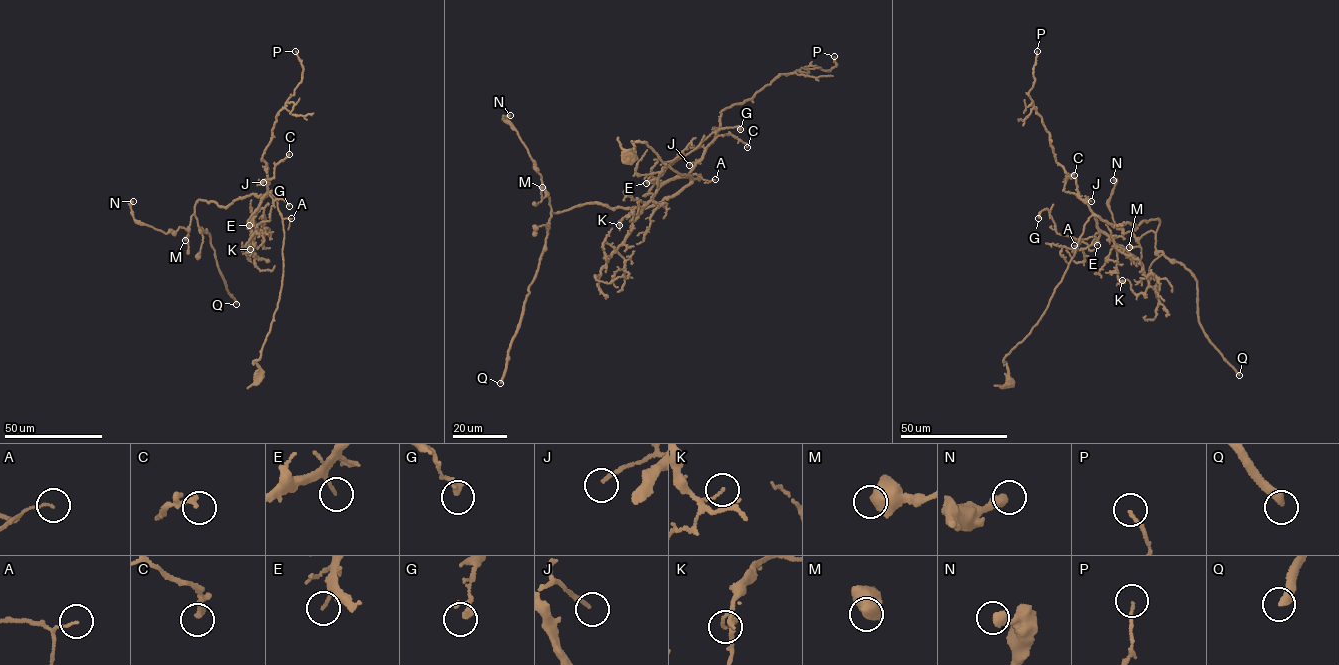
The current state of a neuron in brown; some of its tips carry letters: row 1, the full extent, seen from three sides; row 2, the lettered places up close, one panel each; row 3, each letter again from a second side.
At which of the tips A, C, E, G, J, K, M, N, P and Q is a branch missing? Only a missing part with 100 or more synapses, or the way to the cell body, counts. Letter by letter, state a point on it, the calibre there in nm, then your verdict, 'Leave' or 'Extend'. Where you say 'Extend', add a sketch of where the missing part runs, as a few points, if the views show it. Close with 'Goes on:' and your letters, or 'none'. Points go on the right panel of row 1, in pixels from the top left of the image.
A: Place: (1074, 245). Thickness 80 nm. Leave
C: Place: (1074, 175). Thickness 160 nm. Leave
E: Place: (1097, 245). Thickness 110 nm. Leave
G: Place: (1038, 218). Thickness 280 nm. Leave
J: Place: (1091, 201). Thickness 150 nm. Leave
K: Place: (1122, 280). Thickness 100 nm. Leave
M: Place: (1129, 247). Thickness 700 nm. Leave
N: Place: (1113, 180). Thickness 440 nm. Leave
P: Place: (1037, 51). Thickness 110 nm. Leave
Q: Place: (1239, 375). Thickness 360 nm. Extend
Goes on: Q

